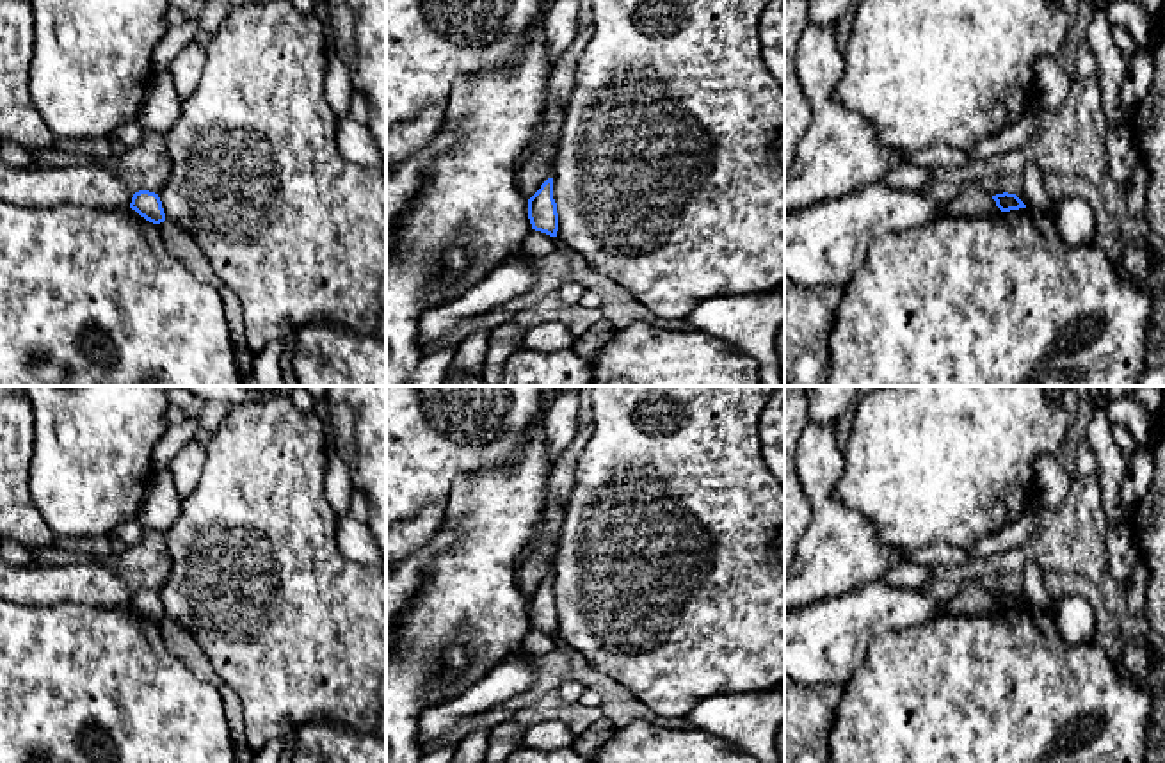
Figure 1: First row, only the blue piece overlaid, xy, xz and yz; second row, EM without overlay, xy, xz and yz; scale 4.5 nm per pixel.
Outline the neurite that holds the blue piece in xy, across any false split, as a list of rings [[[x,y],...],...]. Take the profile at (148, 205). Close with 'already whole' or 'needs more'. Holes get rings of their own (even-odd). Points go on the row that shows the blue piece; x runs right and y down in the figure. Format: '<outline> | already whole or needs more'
[[[149,190],[135,192],[130,208],[153,224],[160,224],[165,221],[162,201],[155,192]]] | already whole

